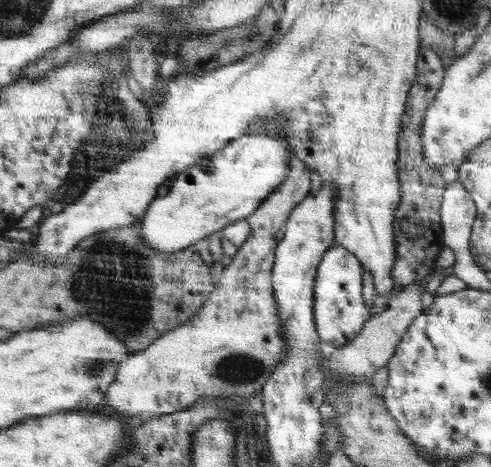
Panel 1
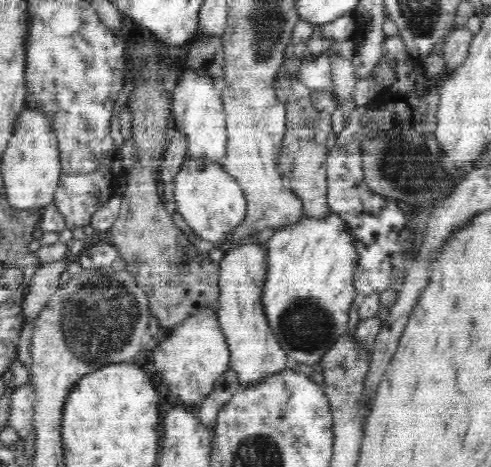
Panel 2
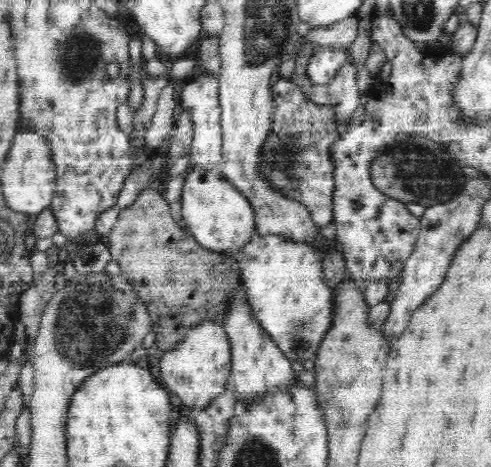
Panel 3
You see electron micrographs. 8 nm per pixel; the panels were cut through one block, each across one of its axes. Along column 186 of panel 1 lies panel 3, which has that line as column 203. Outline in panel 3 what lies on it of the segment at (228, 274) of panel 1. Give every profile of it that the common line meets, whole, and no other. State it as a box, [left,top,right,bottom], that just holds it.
[160,322,232,414]

